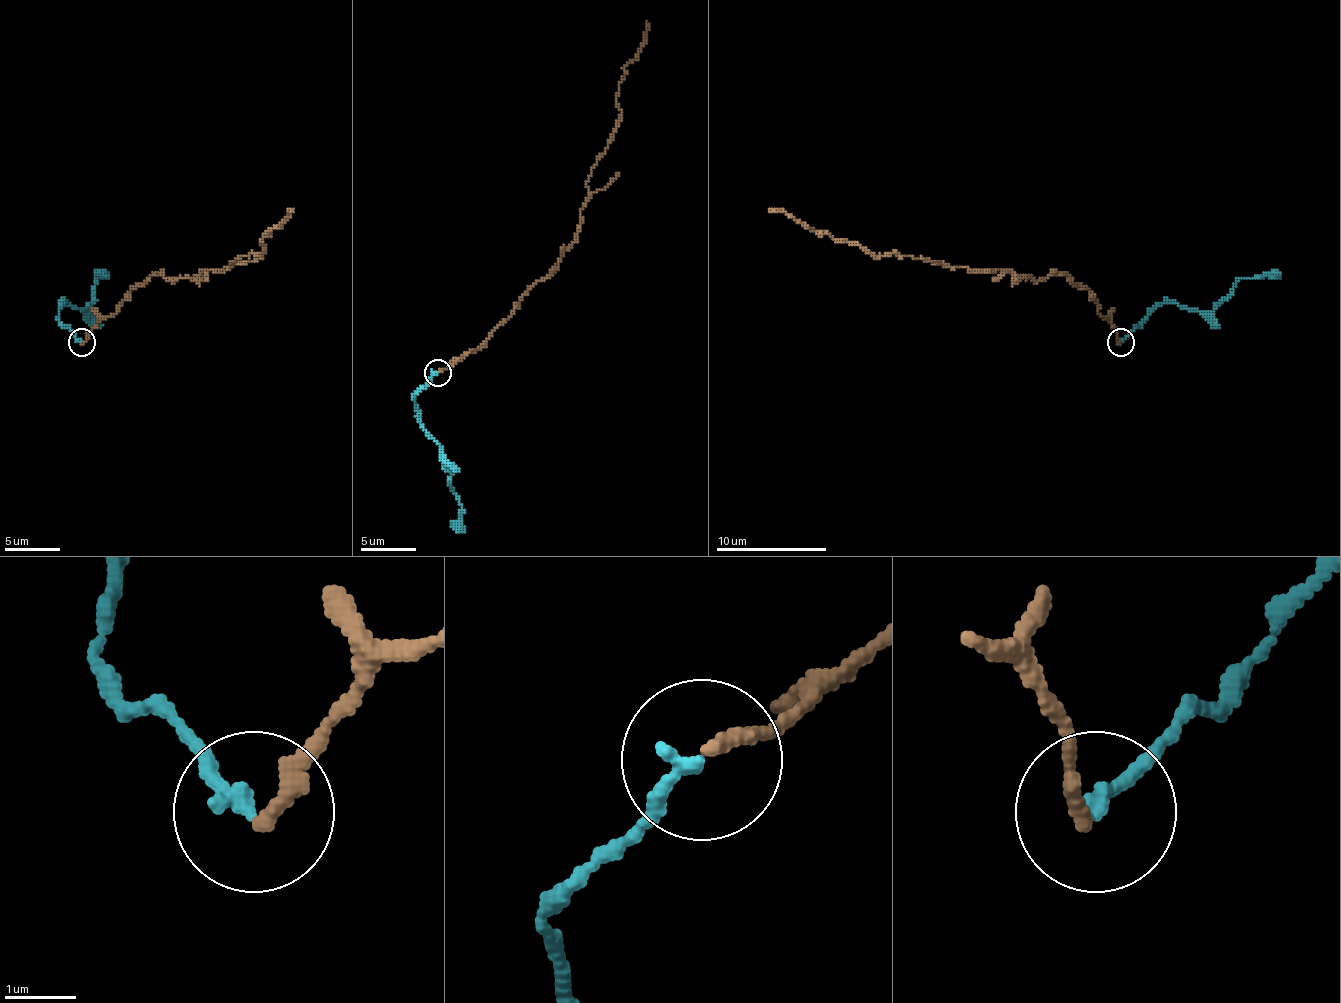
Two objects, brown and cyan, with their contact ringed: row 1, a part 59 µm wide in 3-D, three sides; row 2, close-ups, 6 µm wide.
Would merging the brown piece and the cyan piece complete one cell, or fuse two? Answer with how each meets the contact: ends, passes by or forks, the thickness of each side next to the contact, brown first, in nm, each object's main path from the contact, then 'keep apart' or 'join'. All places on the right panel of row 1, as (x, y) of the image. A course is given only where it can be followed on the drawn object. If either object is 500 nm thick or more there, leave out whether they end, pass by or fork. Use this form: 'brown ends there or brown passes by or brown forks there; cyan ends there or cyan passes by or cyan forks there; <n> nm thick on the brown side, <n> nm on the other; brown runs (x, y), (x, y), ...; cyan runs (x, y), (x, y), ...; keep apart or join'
brown ends there; cyan ends there; 240 nm thick on the brown side, 200 nm on the other; brown runs (1120, 341), (1092, 294), (1065, 275), (1034, 281), (893, 253), (877, 256), (769, 209); cyan runs (1120, 341), (1156, 308), (1175, 303), (1194, 311), (1208, 311), (1216, 308), (1241, 278), (1255, 275), (1280, 278); keep apart

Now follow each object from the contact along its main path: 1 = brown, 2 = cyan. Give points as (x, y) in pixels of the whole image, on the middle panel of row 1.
1: (439, 372), (481, 344), (575, 242), (588, 195), (586, 181), (622, 112), (616, 93), (646, 35), (646, 21)
2: (437, 372), (415, 397), (415, 408), (420, 427), (439, 446), (461, 507), (461, 526), (456, 532)

